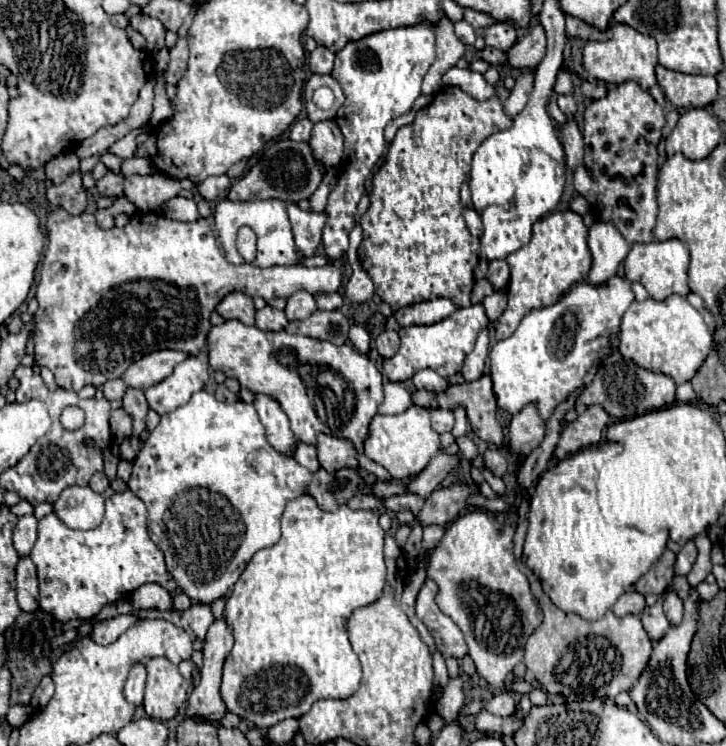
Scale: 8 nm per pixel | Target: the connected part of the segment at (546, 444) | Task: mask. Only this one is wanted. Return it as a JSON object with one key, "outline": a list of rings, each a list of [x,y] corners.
{"outline":[[[583,388],[575,390],[575,394],[573,394],[569,400],[565,400],[565,402],[555,410],[555,414],[551,416],[551,420],[547,422],[547,434],[545,434],[545,440],[537,446],[537,450],[533,450],[533,452],[525,458],[525,462],[523,462],[521,470],[519,470],[519,484],[521,484],[523,488],[535,486],[537,480],[539,480],[539,476],[547,470],[549,458],[551,458],[551,454],[553,454],[553,450],[555,450],[557,442],[559,442],[561,420],[563,420],[563,416],[565,416],[565,412],[573,408],[573,402],[575,402],[575,398],[579,396],[581,390],[583,390]]]}

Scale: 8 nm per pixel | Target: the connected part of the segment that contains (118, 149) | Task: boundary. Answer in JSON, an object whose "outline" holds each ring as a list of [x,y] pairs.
{"outline":[[[147,123],[145,127],[143,126],[141,128],[133,130],[128,135],[115,142],[109,148],[109,152],[120,157],[123,160],[132,157],[137,150],[136,142],[137,135],[142,131],[149,132],[149,130],[150,130],[149,123]]]}

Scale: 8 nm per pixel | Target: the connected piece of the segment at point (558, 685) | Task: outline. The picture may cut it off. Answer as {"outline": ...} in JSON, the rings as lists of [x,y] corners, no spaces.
{"outline":[[[531,580],[531,592],[537,598],[541,610],[543,610],[543,622],[541,626],[531,634],[527,646],[525,646],[525,666],[533,672],[533,676],[541,682],[541,686],[551,692],[551,694],[577,694],[585,698],[607,698],[607,696],[617,696],[623,690],[631,690],[645,670],[651,654],[651,640],[647,638],[647,632],[643,630],[643,624],[639,616],[623,616],[617,618],[611,610],[595,622],[587,622],[577,614],[569,614],[559,610],[551,598],[543,592],[539,580]]]}

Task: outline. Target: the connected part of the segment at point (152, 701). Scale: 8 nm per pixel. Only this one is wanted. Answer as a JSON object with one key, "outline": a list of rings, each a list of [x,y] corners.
{"outline":[[[151,658],[147,664],[147,686],[143,708],[147,716],[157,720],[169,720],[185,708],[187,686],[177,666],[167,658]]]}

